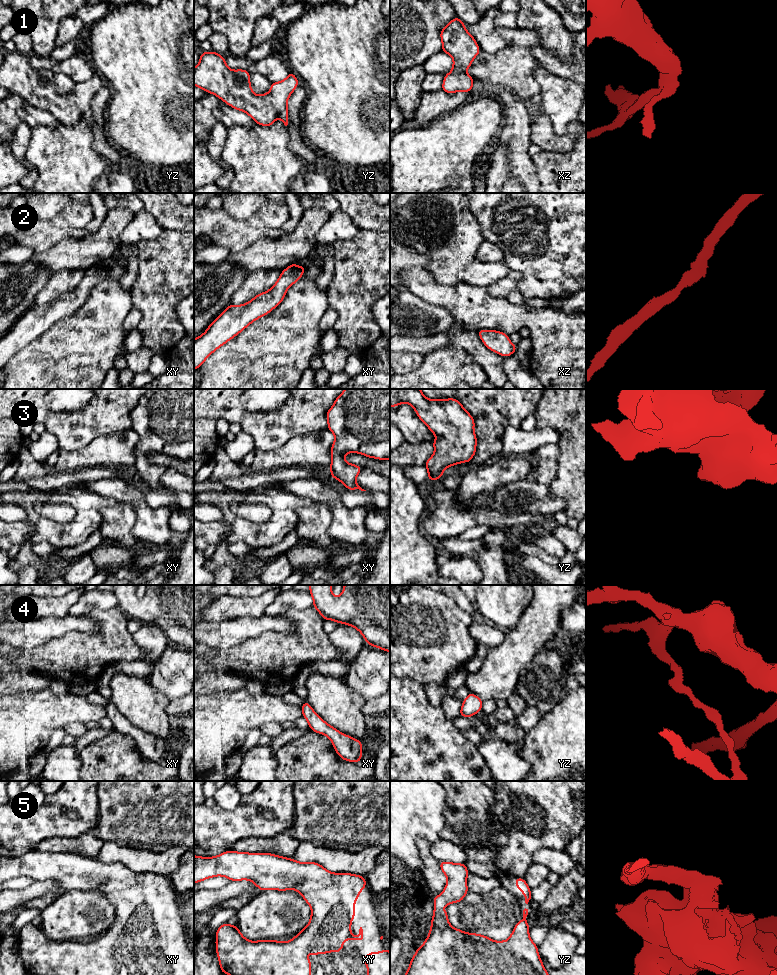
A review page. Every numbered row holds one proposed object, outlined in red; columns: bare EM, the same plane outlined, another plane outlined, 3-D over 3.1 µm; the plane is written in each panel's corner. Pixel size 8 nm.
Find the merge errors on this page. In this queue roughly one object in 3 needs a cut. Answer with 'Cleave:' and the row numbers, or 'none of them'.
Cleave: 4

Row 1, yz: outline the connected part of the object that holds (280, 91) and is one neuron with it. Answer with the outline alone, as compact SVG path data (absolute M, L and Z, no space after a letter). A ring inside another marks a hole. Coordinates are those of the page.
M211 51L200 54L200 61L194 68L194 85L245 112L255 123L270 127L277 117L288 125L287 101L299 82L290 71L286 79L271 83L268 93L256 95L247 70L229 69L225 58Z

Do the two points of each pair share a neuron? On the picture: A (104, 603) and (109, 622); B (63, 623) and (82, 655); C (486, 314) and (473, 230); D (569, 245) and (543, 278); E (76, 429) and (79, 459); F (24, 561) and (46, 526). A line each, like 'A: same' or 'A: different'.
A: different
B: different
C: different
D: same
E: different
F: different

